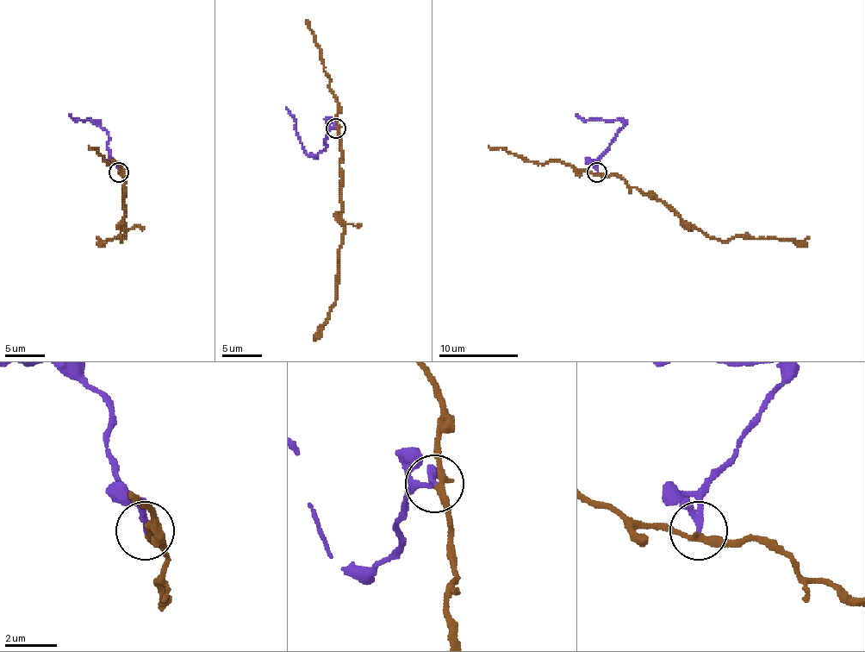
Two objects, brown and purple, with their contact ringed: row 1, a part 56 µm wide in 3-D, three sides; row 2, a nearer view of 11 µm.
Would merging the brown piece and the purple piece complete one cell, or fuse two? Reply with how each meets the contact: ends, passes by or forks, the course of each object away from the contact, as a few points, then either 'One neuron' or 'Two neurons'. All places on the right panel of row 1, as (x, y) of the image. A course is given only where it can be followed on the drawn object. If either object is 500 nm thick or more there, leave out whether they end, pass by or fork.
At the ring brown passes by. At the ring purple passes by. Course of brown: (597, 173), (619, 175), (631, 187), (653, 193), (710, 236), (722, 241), (736, 236), (801, 241), (809, 236). Course of purple: (597, 172), (601, 153), (623, 126), (623, 122), (600, 118), (585, 120), (575, 114). Two neurons

